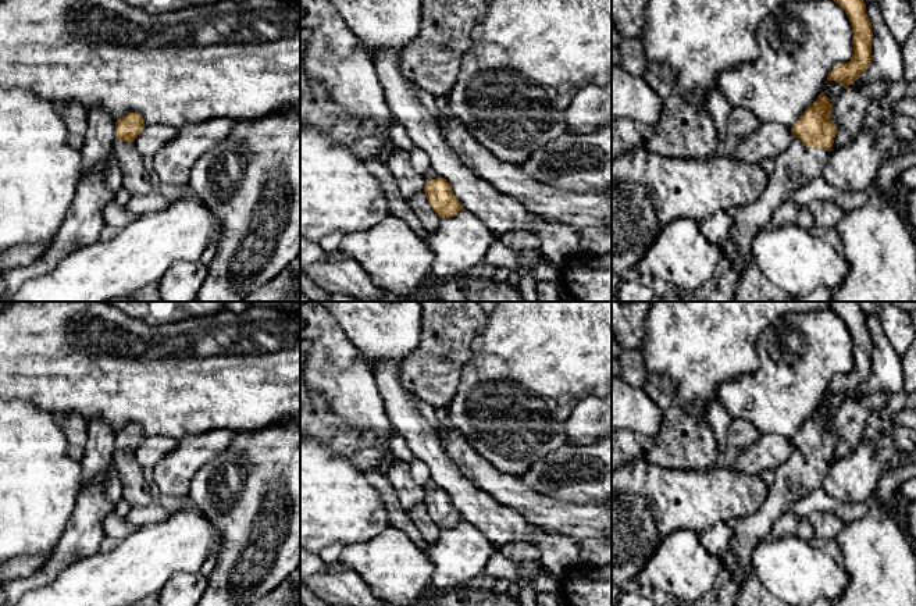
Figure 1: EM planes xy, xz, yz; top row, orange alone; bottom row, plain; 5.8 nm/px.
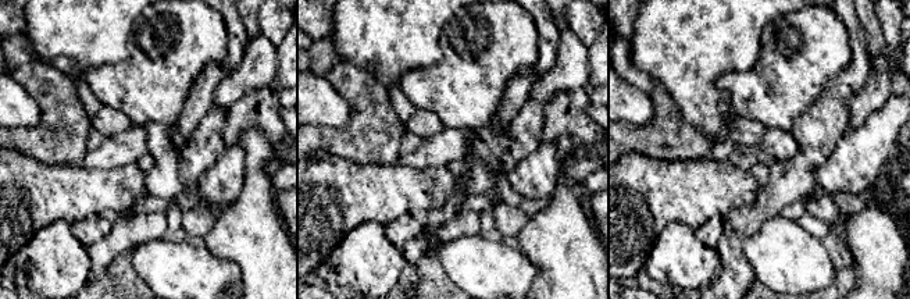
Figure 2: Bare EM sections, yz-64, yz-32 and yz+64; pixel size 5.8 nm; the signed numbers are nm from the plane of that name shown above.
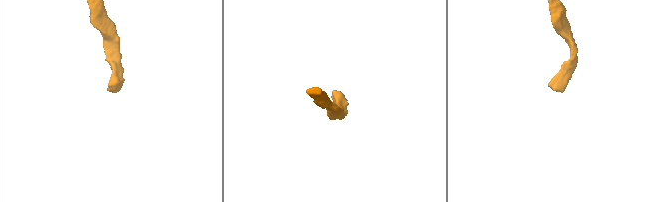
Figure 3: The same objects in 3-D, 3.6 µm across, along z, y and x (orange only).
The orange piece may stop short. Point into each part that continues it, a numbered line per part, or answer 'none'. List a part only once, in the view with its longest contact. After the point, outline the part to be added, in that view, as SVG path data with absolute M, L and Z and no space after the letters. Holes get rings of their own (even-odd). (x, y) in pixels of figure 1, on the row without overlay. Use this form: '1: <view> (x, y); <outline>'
1: yz (798, 477); M794 449L792 456L776 468L776 478L760 509L731 521L733 538L726 549L724 577L709 606L734 606L744 577L752 568L751 553L773 524L795 502L810 495L828 471L824 460L808 459Z

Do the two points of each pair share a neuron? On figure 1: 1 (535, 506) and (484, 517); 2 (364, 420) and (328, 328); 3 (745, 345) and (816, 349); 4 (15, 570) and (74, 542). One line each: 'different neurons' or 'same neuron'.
1: different neurons
2: same neuron
3: different neurons
4: different neurons

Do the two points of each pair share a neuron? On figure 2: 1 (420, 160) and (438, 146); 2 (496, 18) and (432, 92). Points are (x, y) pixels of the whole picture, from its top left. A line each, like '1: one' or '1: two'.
1: one
2: one

